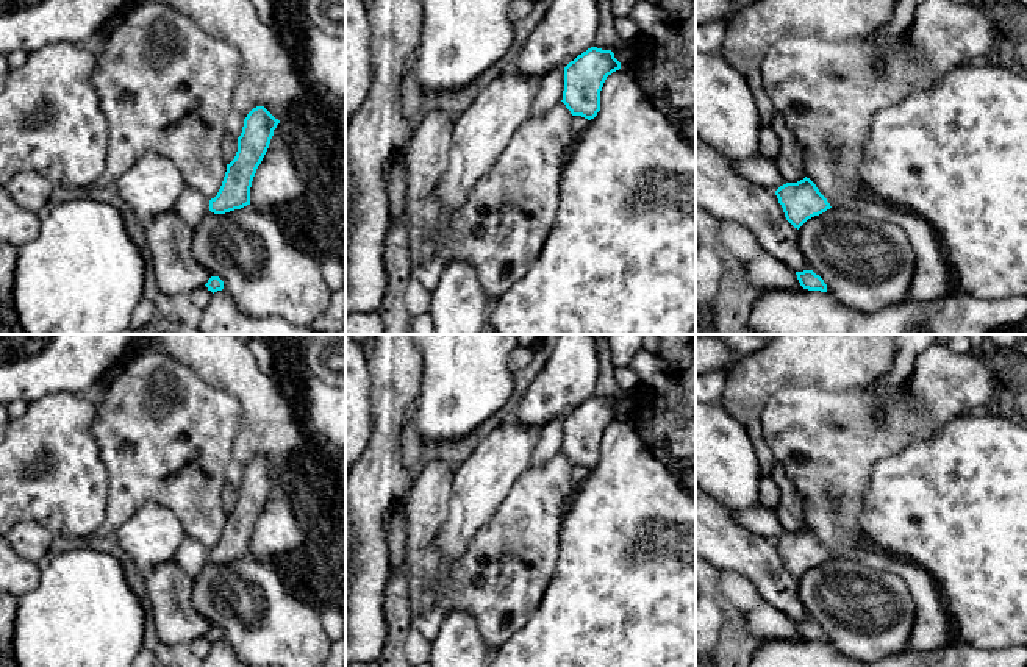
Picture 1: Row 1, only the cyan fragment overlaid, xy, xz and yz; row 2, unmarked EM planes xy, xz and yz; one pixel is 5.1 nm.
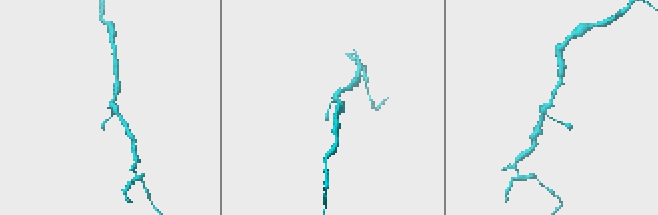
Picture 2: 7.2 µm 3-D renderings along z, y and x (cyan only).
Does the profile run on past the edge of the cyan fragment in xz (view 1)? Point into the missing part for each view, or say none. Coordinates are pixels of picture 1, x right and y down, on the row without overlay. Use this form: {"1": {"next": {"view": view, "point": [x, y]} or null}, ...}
{"1": {"next": null}}

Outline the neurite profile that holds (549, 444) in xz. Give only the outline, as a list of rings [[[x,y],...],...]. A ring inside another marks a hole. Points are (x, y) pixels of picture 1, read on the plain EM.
[[[564,417],[550,420],[539,430],[536,447],[531,456],[530,469],[546,465],[563,450]]]

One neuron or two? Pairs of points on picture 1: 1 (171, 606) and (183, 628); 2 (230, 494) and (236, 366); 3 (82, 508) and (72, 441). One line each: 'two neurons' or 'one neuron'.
1: one neuron
2: two neurons
3: one neuron

